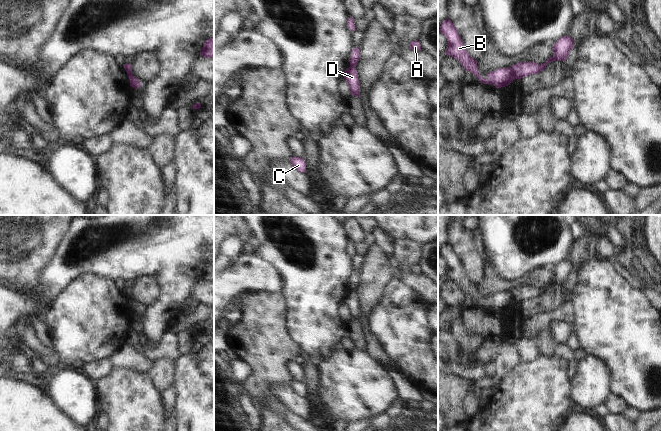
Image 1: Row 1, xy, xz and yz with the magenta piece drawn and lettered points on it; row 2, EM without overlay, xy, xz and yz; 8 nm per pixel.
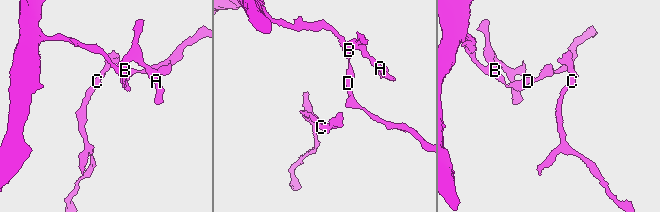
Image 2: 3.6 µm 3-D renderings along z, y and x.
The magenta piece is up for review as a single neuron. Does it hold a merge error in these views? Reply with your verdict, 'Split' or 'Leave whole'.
Split

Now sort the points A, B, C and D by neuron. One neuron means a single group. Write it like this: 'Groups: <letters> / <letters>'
Groups: A B / C D

